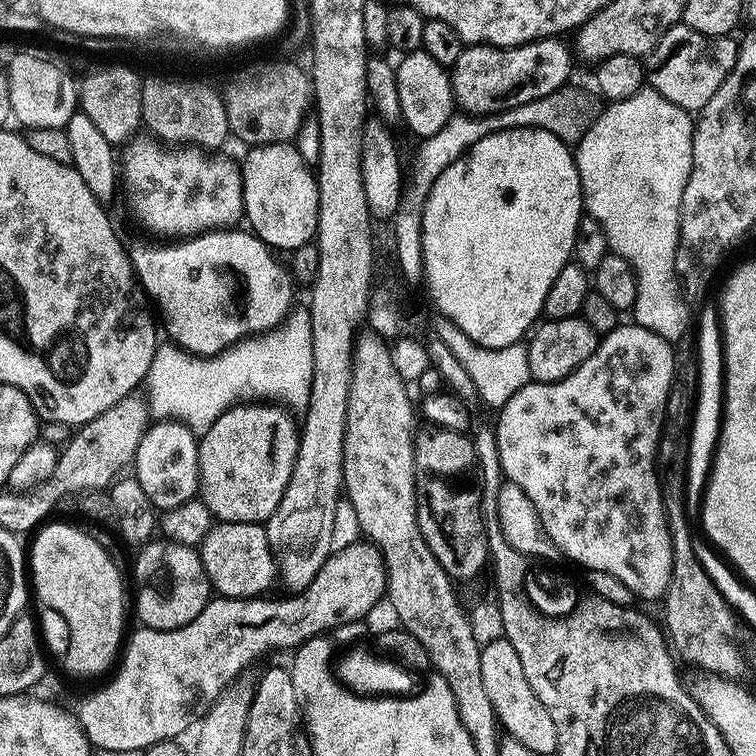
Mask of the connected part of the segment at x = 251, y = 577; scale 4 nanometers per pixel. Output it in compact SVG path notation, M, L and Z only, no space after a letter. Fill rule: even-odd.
M217 523L208 531L203 542L198 545L200 561L206 570L209 582L219 595L247 600L260 598L278 580L278 567L270 550L268 529L264 524Z

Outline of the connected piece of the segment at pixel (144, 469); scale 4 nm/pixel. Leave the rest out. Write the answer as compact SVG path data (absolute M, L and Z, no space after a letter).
M161 419L145 432L136 451L134 475L142 490L146 490L146 498L150 498L153 509L167 510L182 506L182 502L197 495L200 486L199 449L197 433L179 420Z

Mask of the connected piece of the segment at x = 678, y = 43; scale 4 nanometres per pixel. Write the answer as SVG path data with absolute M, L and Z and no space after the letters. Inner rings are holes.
M684 23L661 31L656 45L643 57L647 87L658 90L662 98L674 102L674 106L685 108L690 114L699 114L714 98L722 82L726 81L735 64L737 41L731 35L707 36L698 34Z

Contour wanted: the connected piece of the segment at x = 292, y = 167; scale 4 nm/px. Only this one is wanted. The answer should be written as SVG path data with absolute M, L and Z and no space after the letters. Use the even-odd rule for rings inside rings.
M292 142L257 144L247 151L240 168L244 195L243 219L248 220L247 227L273 250L291 250L313 243L320 209L316 172L302 162L302 154L298 154Z

